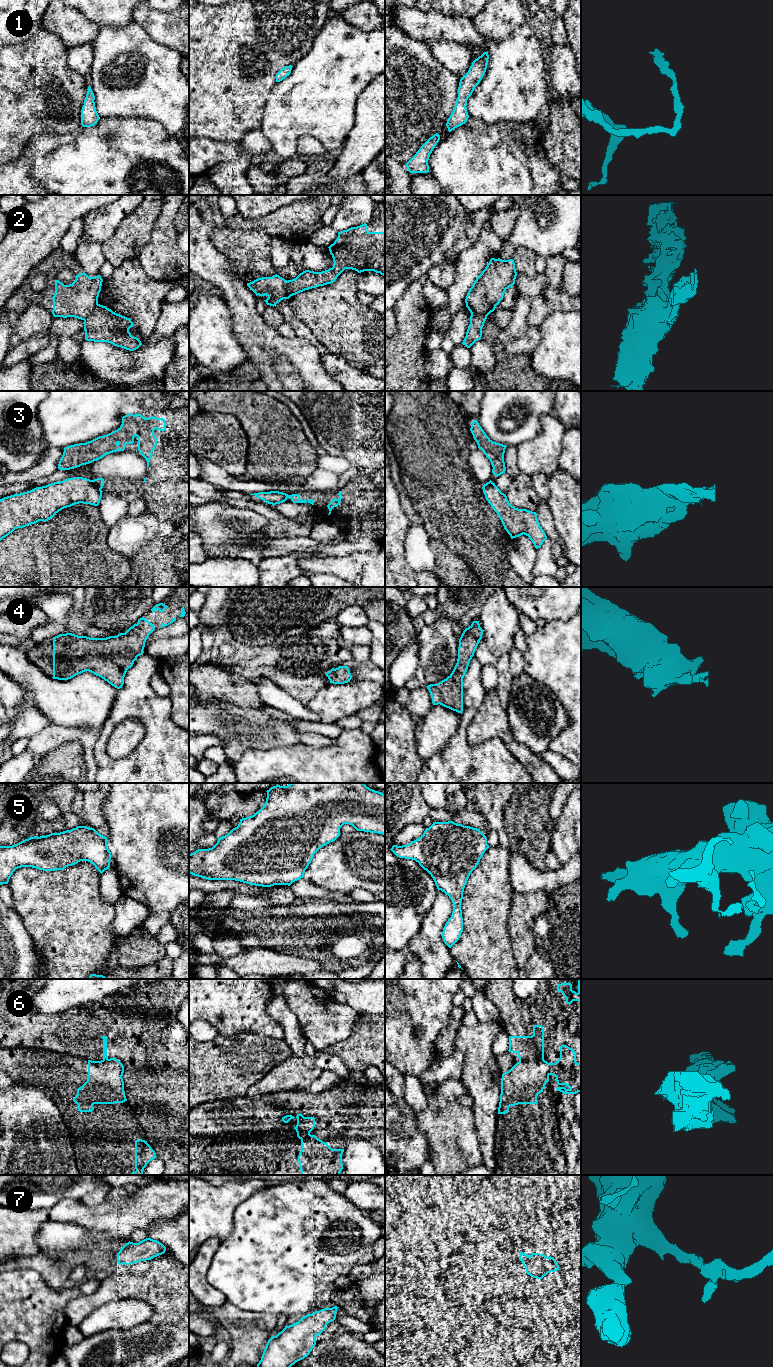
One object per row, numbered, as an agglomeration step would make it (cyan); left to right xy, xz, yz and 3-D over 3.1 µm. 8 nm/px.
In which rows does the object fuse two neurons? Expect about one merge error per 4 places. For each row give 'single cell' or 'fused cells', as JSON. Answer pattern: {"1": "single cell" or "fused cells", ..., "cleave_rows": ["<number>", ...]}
{"1": "single cell", "2": "fused cells", "3": "fused cells", "4": "single cell", "5": "single cell", "6": "fused cells", "7": "single cell", "cleave_rows": ["2", "3", "6"]}

